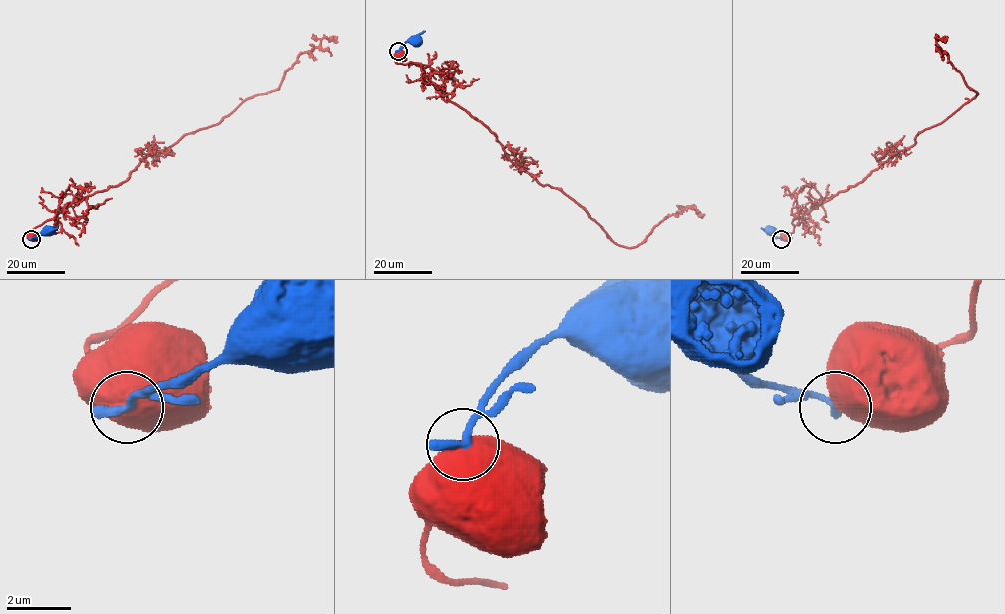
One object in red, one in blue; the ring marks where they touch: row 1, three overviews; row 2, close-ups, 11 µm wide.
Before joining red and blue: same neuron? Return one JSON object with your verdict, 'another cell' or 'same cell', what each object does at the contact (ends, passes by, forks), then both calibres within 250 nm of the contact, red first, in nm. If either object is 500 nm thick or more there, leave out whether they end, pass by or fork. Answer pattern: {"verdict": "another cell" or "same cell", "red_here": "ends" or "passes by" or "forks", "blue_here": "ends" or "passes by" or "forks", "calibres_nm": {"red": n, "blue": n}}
{"verdict": "another cell", "calibres_nm": {"red": 1050, "blue": 340}}

